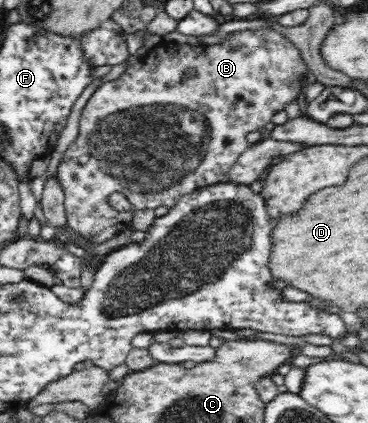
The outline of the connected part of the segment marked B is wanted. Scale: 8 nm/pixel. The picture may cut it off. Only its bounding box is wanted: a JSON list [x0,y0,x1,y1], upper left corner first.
[57,27,309,244]

